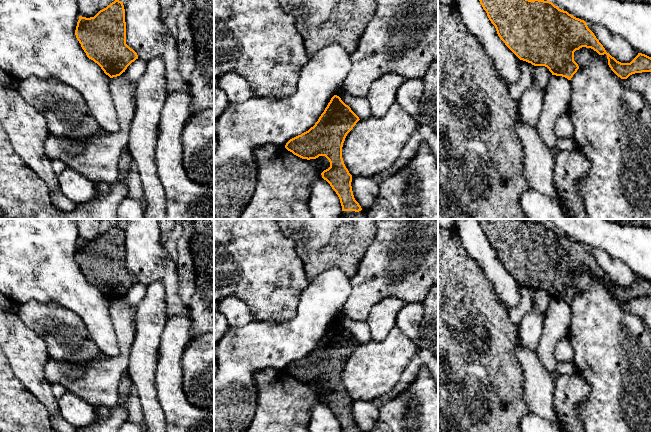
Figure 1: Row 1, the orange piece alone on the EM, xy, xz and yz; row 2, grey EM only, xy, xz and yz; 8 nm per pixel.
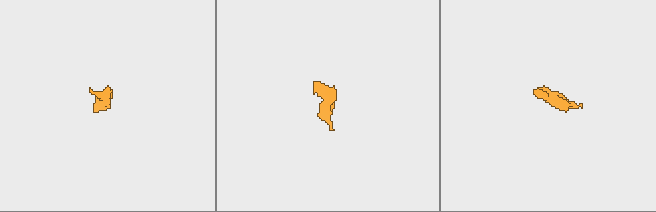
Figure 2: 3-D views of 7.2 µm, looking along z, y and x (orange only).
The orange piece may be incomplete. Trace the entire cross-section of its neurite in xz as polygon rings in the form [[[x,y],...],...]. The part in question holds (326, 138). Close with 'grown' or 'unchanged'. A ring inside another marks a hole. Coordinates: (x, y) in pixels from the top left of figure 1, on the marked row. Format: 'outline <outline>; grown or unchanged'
outline [[[334,95],[315,125],[285,145],[288,151],[302,159],[325,156],[329,160],[330,167],[321,175],[340,199],[342,213],[339,219],[366,219],[357,214],[362,208],[354,198],[352,175],[342,158],[345,138],[359,120],[351,108]]]; grown

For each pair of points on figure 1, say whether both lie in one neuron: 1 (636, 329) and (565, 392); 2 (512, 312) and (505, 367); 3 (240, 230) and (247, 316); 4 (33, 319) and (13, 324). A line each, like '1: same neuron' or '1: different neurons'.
1: different neurons
2: different neurons
3: different neurons
4: different neurons

